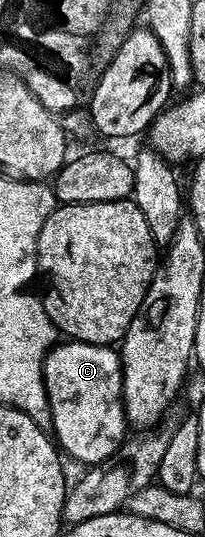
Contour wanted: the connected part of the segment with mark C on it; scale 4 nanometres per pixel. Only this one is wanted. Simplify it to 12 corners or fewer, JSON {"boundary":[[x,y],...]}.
{"boundary":[[73,339],[42,364],[52,437],[82,467],[127,436],[122,358]]}

